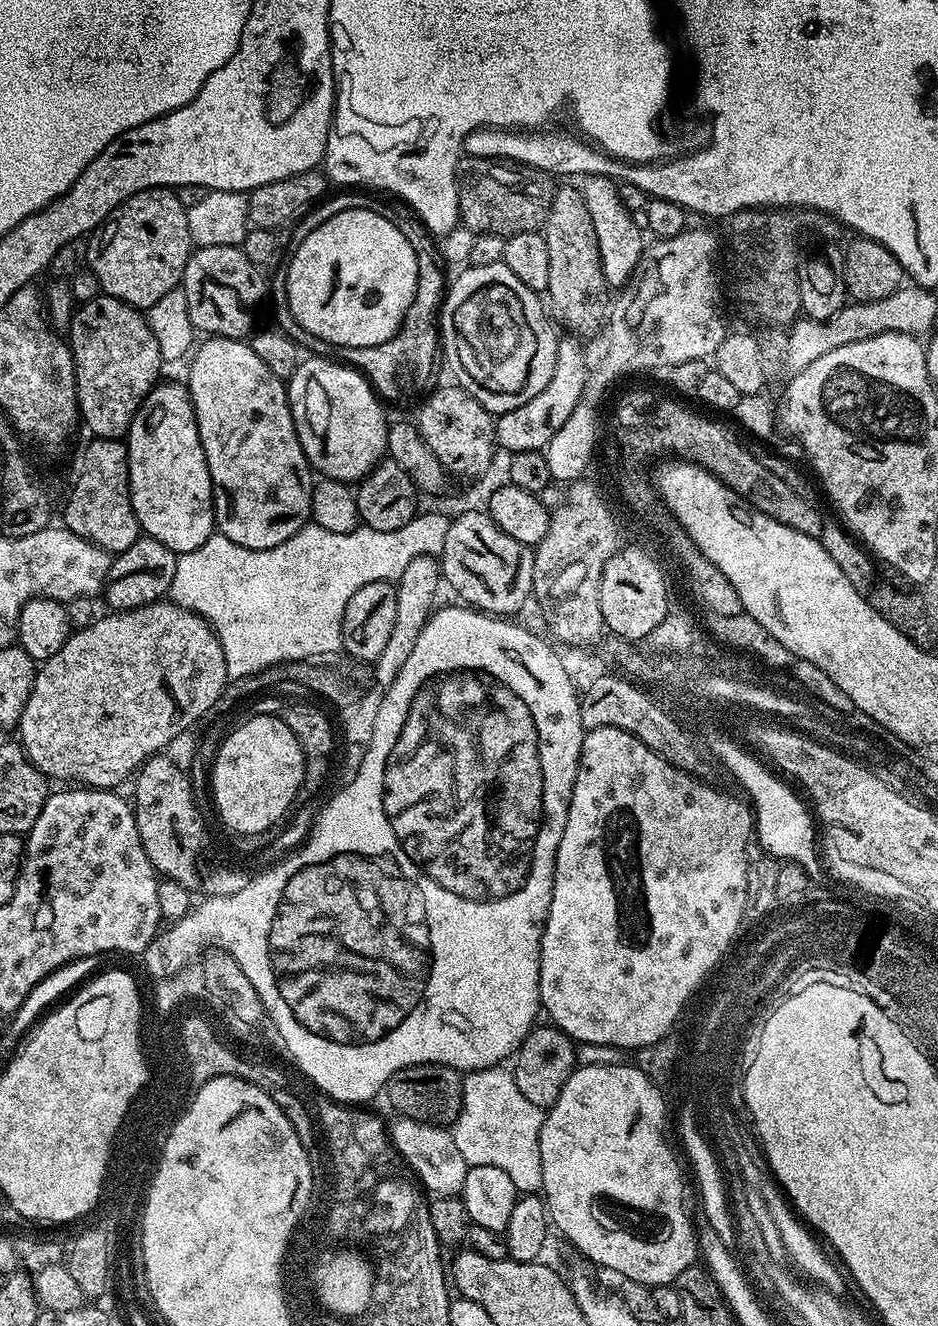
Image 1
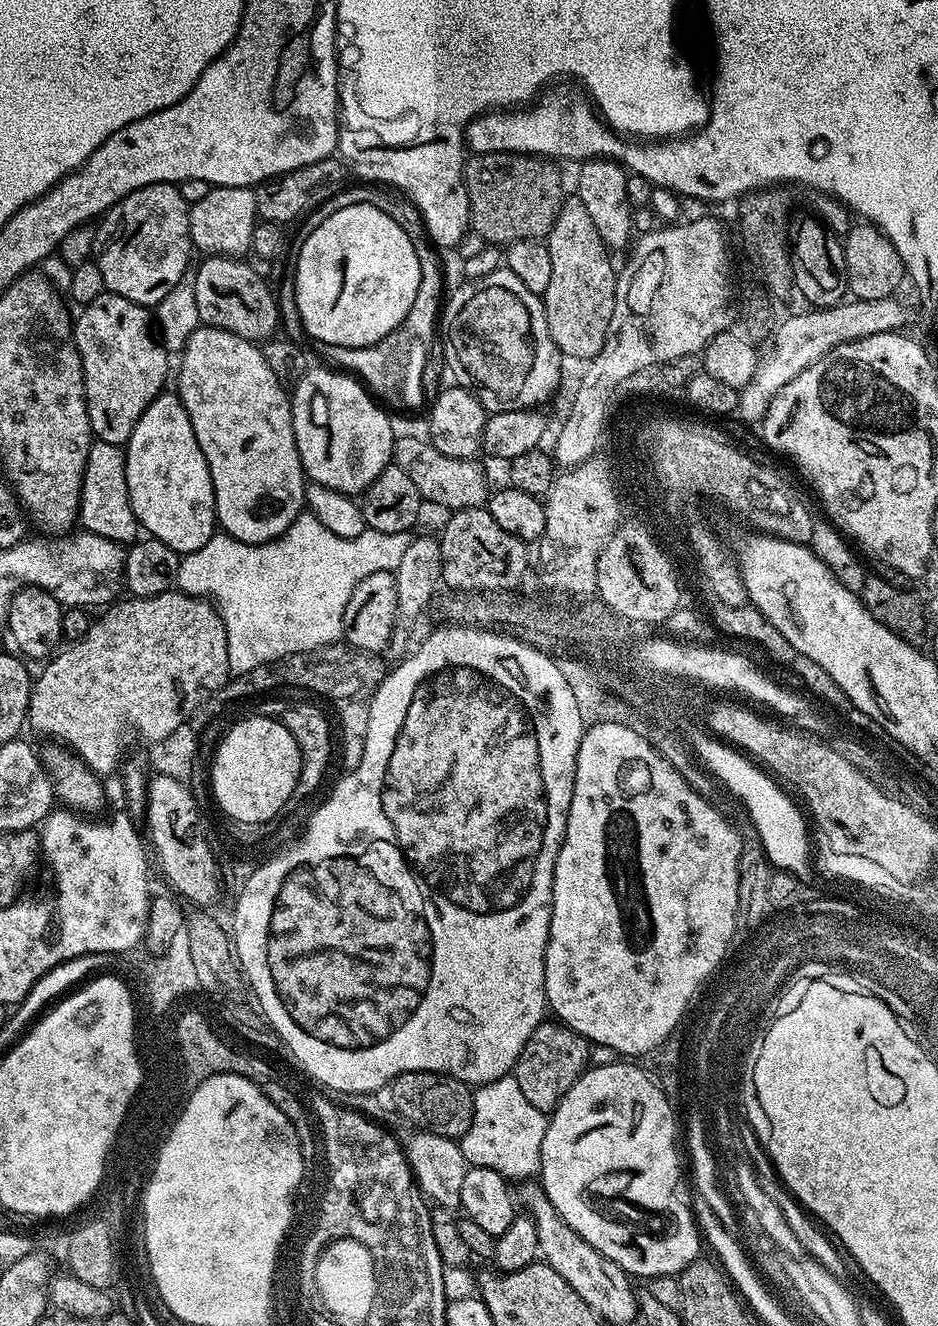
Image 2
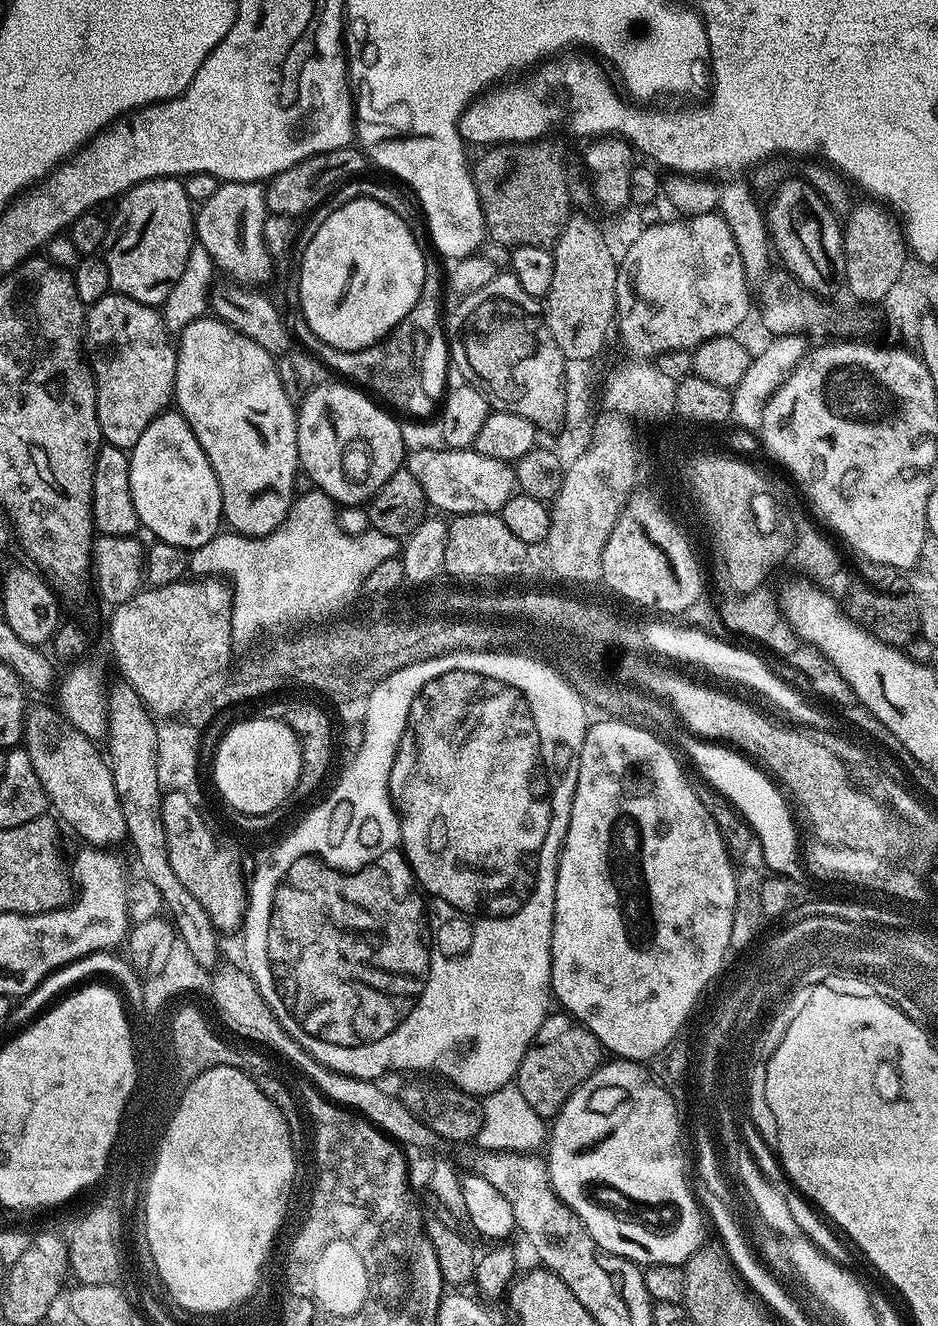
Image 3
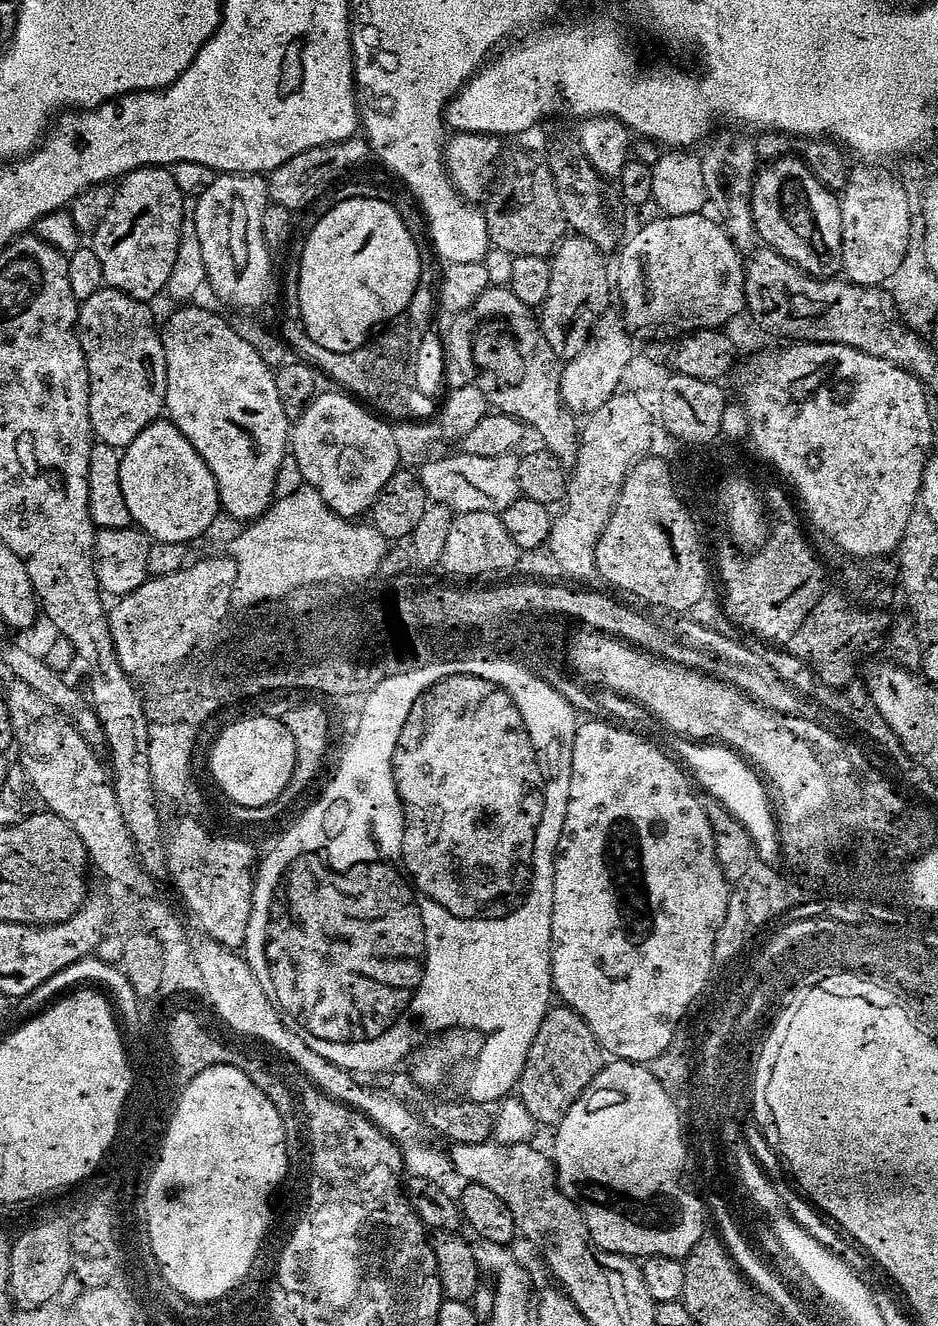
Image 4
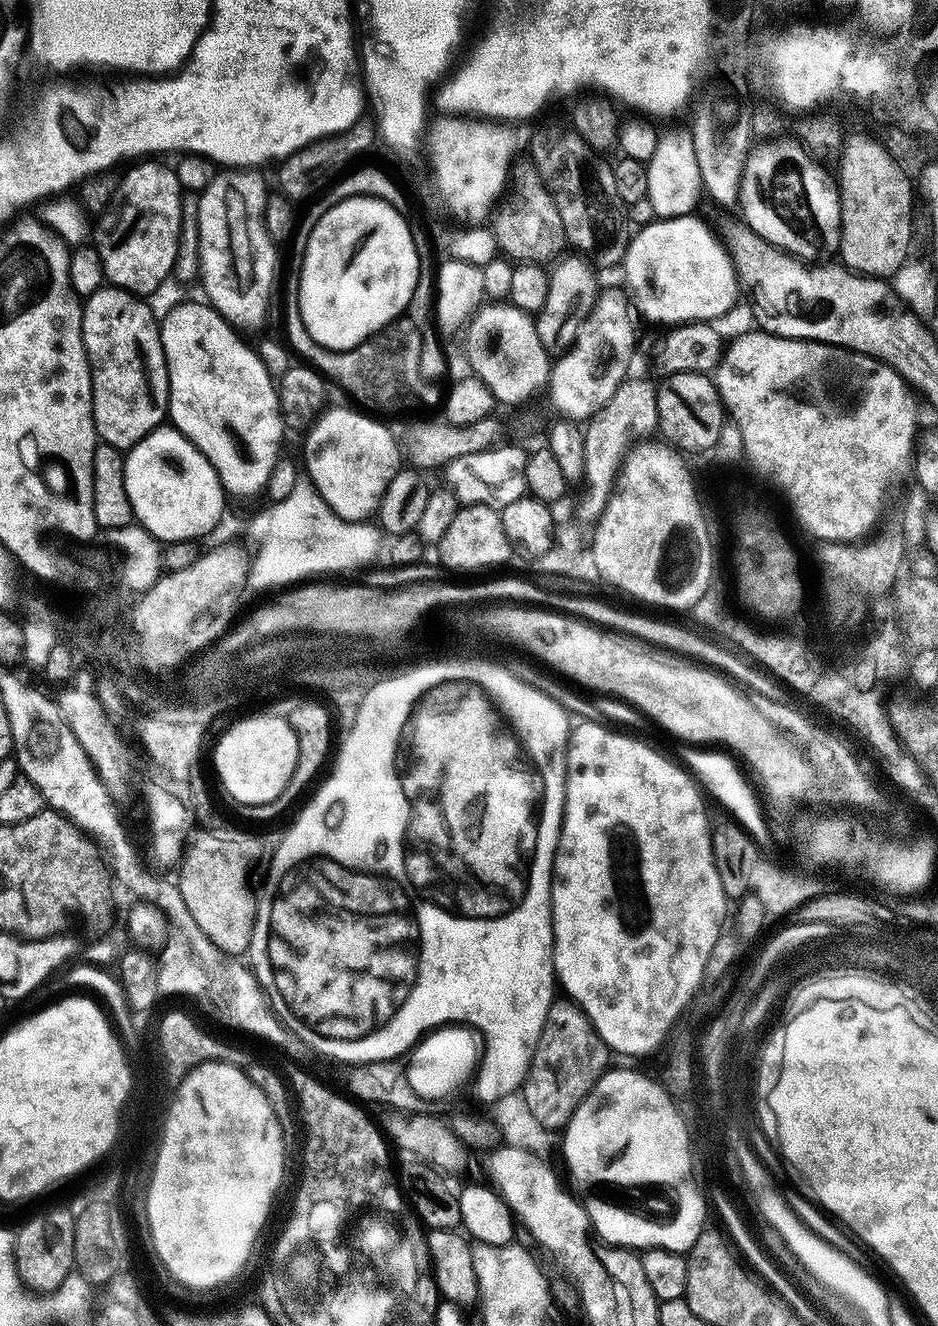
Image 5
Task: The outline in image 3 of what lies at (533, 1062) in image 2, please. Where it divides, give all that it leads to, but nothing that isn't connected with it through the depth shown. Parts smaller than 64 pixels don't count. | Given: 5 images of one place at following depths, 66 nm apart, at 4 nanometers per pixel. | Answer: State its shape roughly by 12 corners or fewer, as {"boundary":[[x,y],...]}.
{"boundary":[[563,1010],[542,1022],[514,1084],[543,1118],[602,1063]]}

